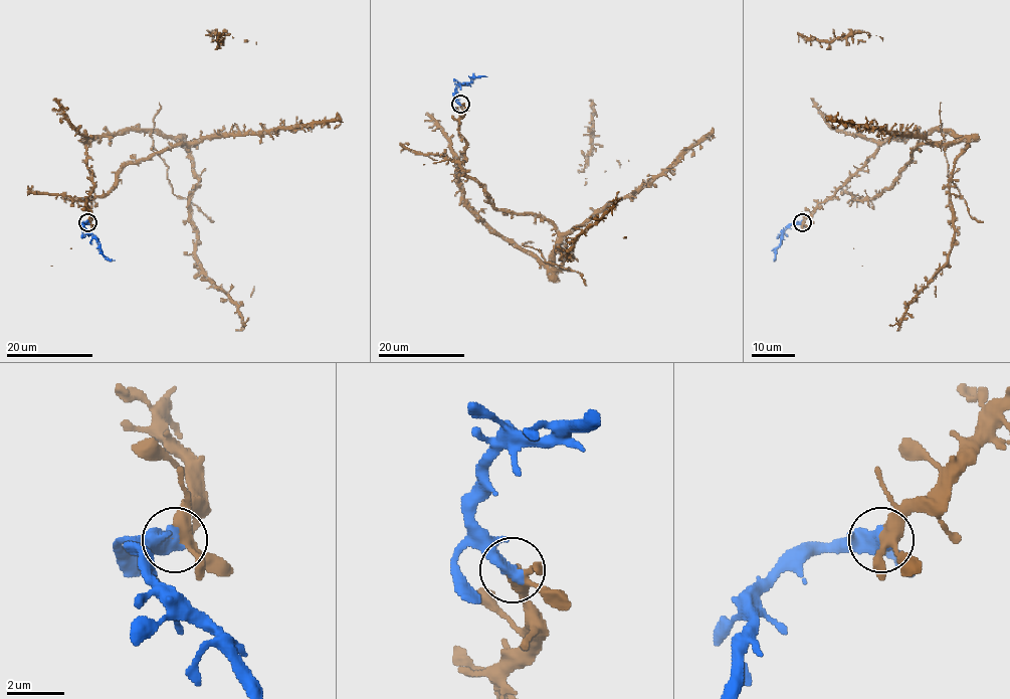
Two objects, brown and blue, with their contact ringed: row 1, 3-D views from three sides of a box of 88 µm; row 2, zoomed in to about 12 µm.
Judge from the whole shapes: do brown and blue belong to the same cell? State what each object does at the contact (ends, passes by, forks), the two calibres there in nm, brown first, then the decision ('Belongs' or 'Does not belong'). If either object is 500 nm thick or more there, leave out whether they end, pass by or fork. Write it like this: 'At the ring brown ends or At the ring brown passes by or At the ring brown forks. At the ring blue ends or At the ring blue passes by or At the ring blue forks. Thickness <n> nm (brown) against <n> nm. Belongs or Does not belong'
Thickness 340 nm (brown) against 550 nm. Belongs

